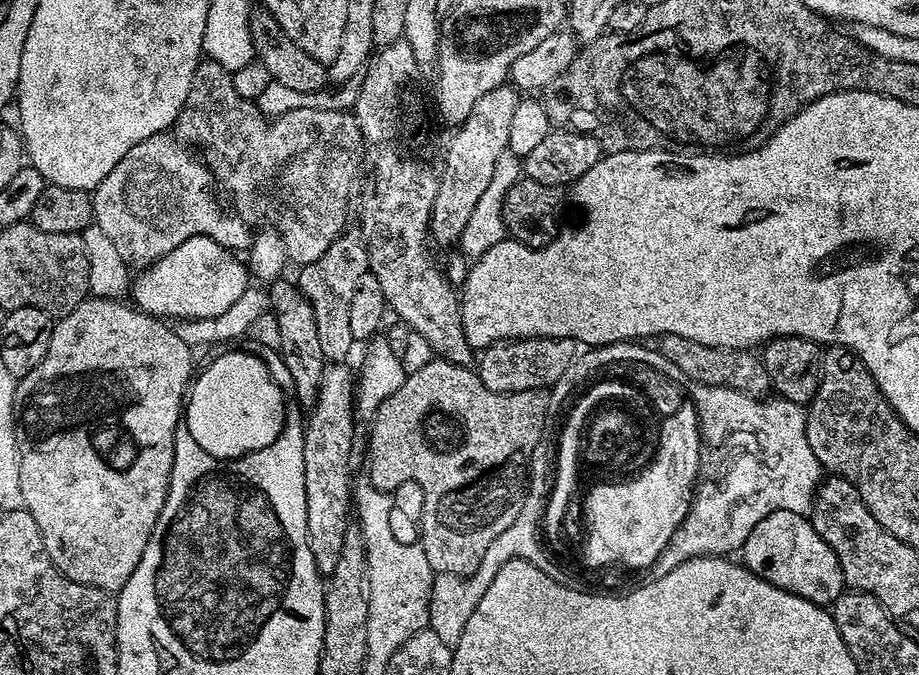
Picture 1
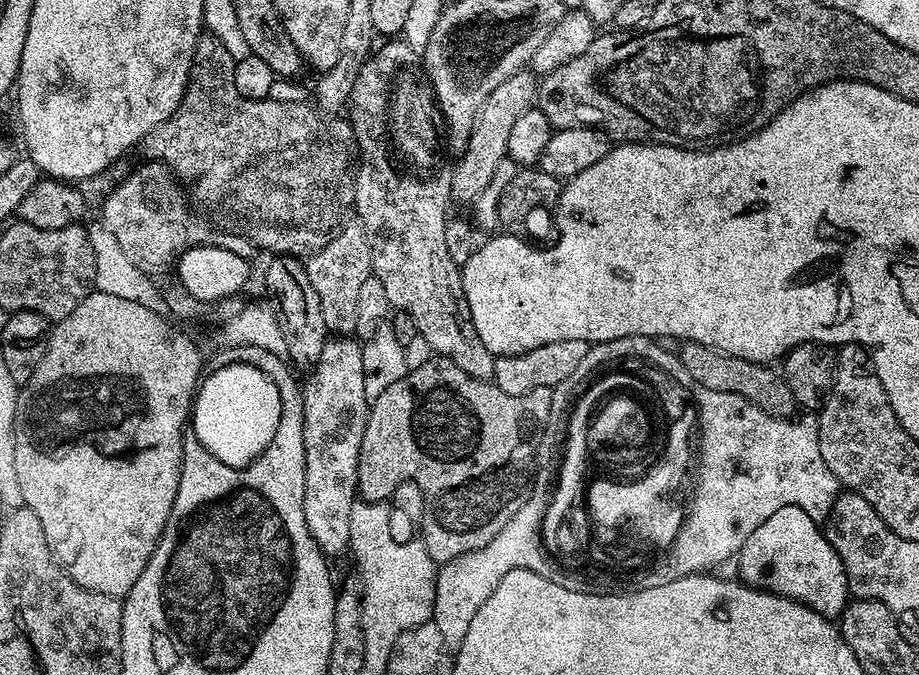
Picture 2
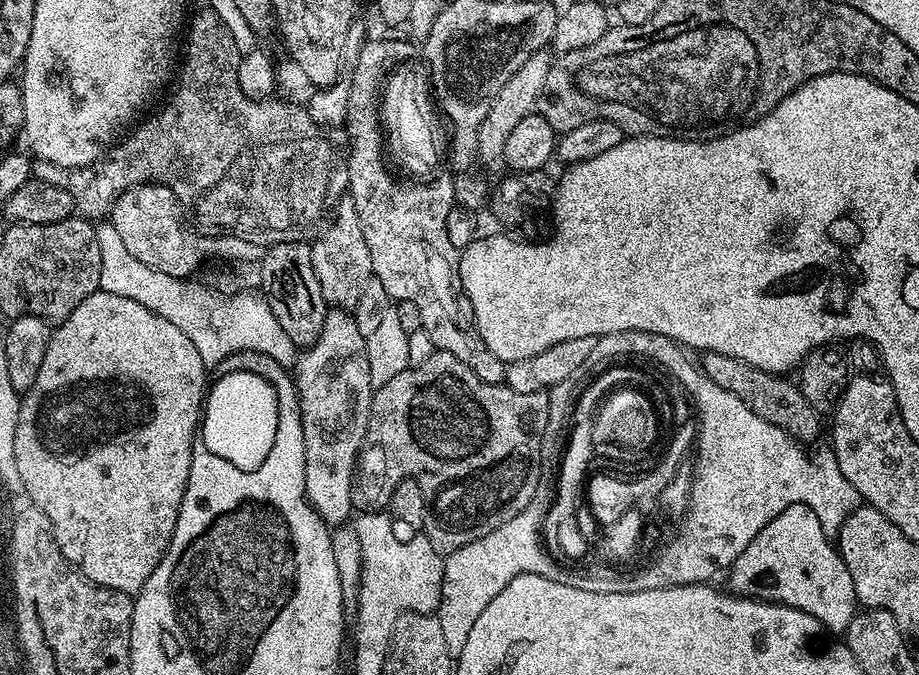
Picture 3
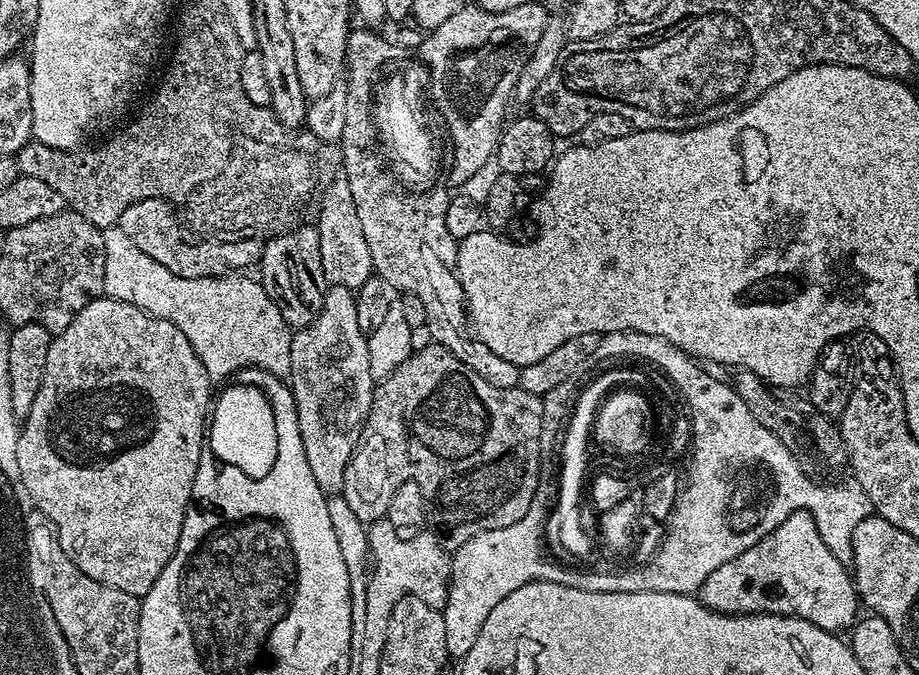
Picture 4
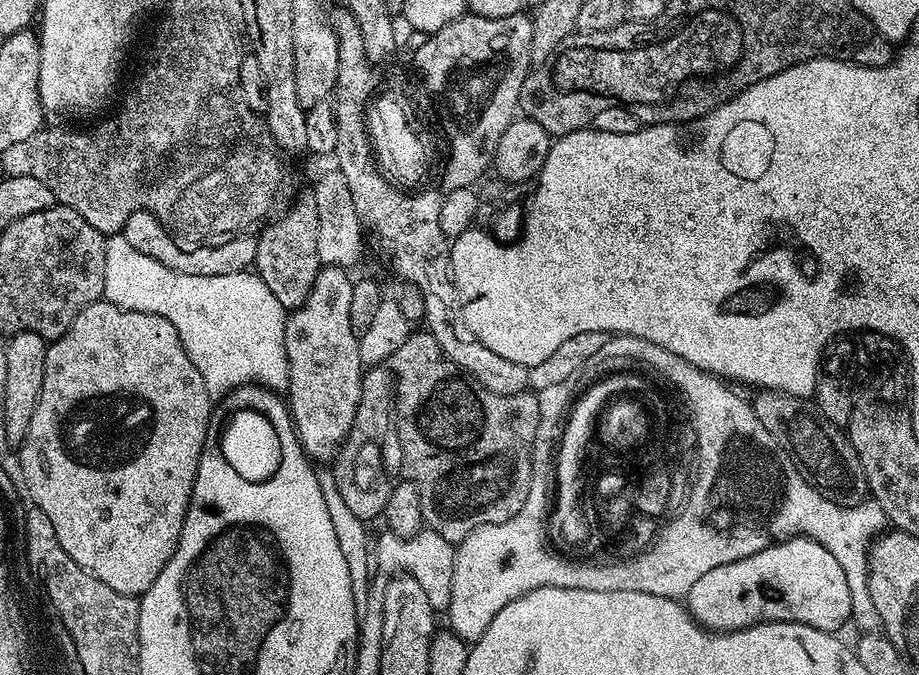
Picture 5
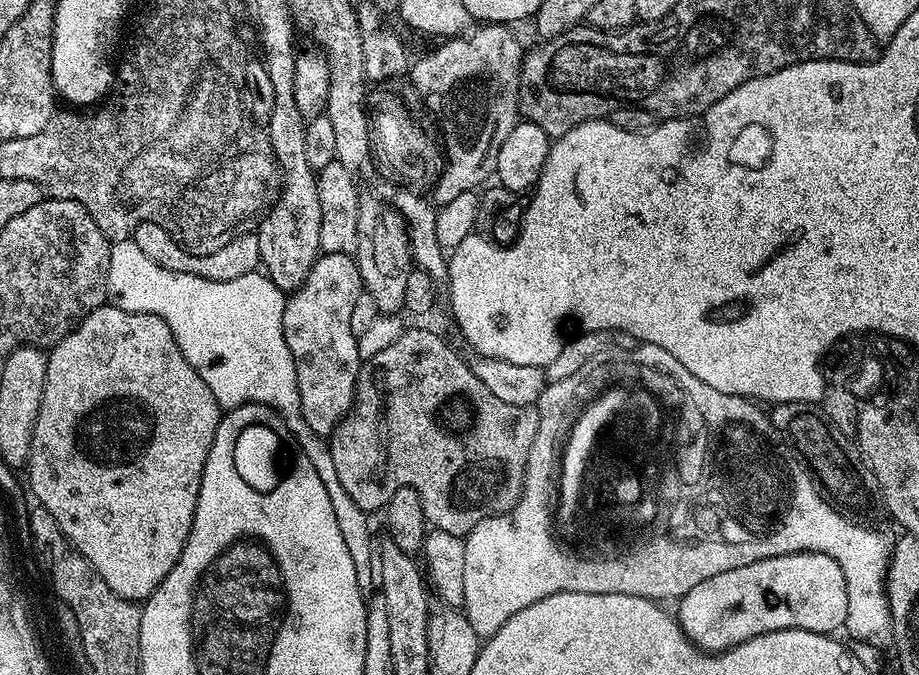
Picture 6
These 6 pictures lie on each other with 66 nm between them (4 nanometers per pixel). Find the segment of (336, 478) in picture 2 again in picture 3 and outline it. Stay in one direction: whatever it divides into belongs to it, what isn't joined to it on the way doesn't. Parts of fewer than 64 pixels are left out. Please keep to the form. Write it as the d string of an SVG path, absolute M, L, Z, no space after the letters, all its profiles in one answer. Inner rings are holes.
M333 307L325 314L318 338L297 355L294 383L304 431L304 492L325 524L340 526L354 512L352 486L358 457L361 448L365 447L374 416L374 389L370 382L370 358L366 358L366 338L359 332L351 311Z

